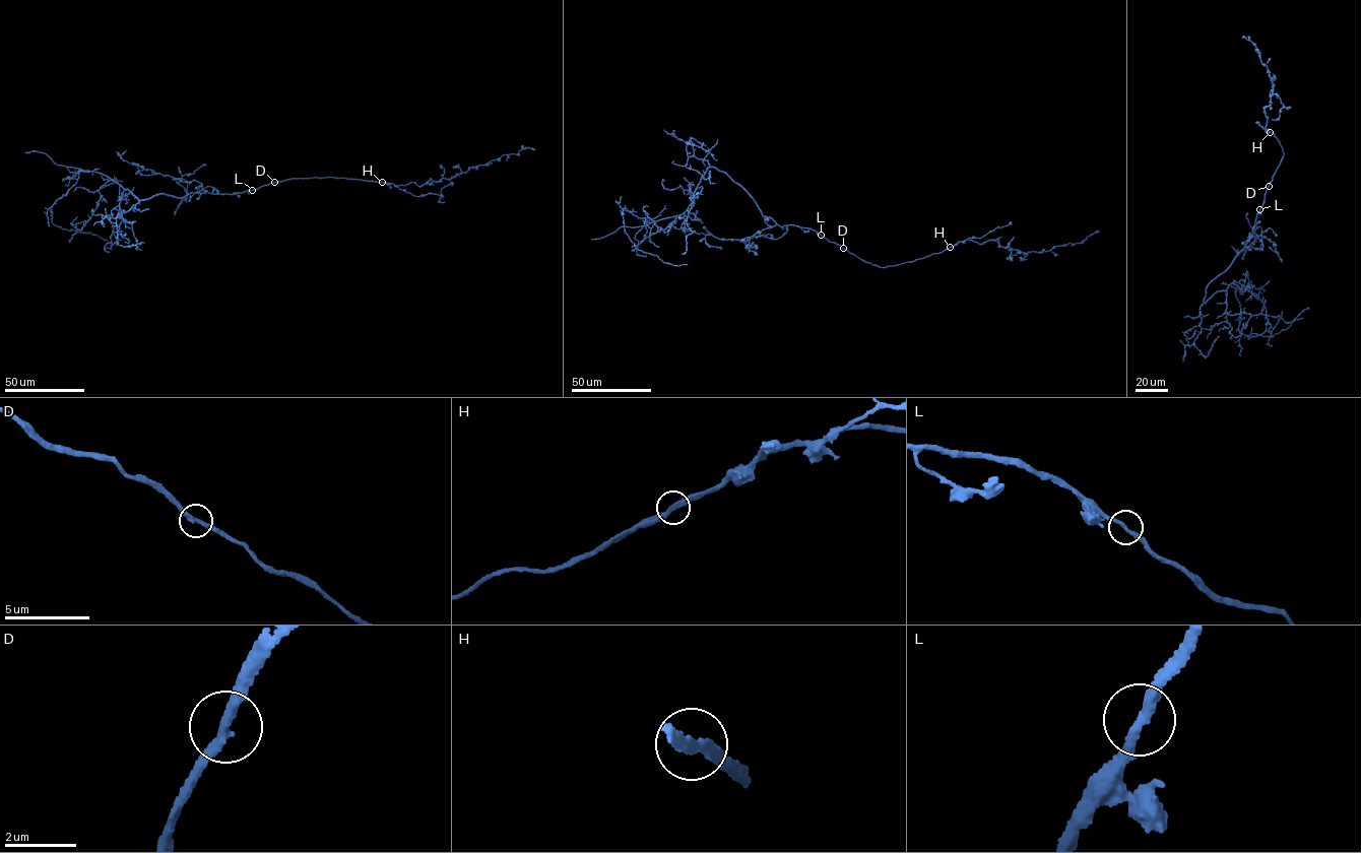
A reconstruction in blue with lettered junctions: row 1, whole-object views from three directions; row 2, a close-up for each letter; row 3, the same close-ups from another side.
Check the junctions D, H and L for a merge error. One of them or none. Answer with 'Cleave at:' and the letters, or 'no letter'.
Cleave at: no letter

